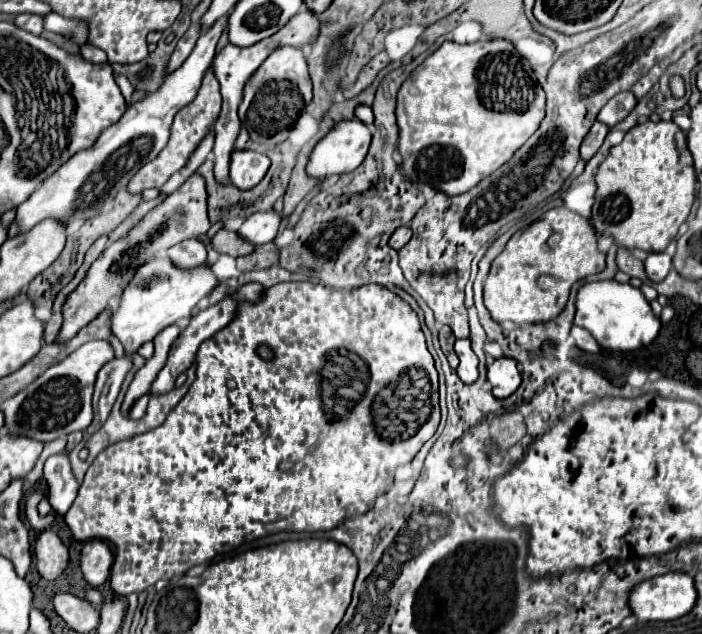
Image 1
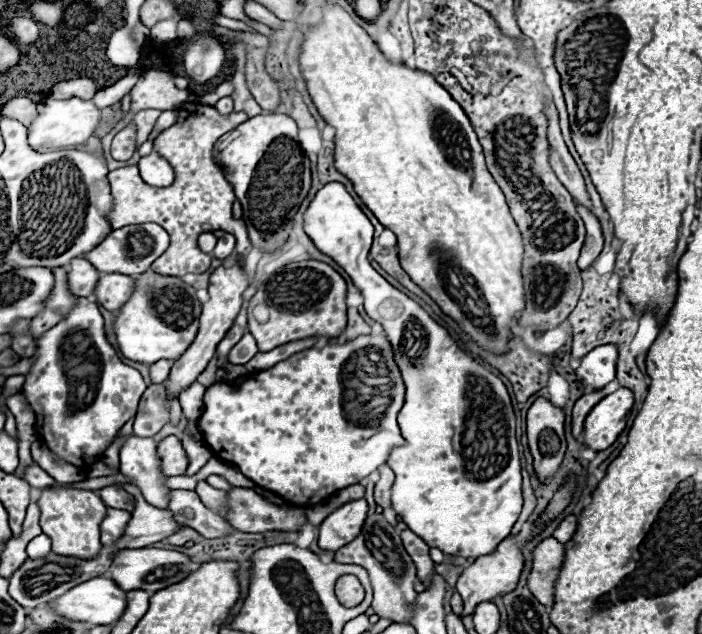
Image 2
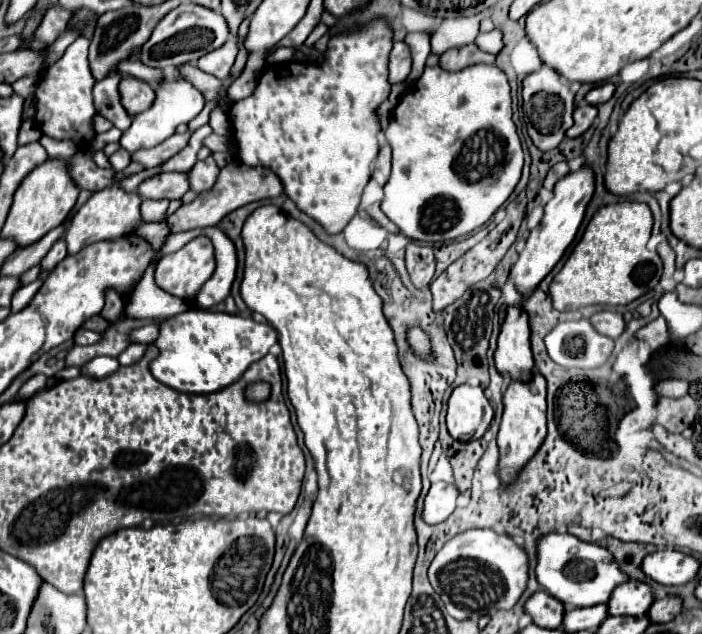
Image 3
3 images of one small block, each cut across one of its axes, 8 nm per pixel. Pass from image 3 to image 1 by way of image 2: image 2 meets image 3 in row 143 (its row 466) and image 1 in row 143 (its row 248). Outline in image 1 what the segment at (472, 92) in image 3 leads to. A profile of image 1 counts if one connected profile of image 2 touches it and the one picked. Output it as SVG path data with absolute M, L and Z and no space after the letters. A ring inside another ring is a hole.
M360 120L338 122L314 148L306 166L310 176L326 178L356 170L370 146L370 130Z

